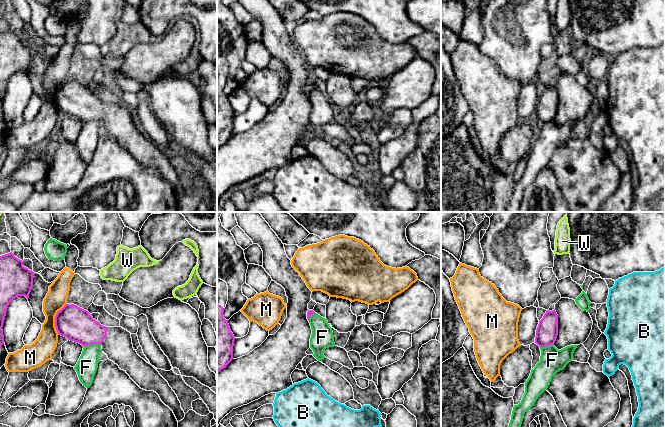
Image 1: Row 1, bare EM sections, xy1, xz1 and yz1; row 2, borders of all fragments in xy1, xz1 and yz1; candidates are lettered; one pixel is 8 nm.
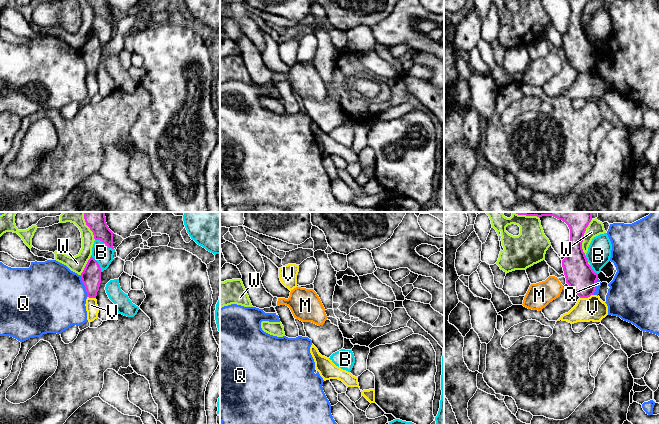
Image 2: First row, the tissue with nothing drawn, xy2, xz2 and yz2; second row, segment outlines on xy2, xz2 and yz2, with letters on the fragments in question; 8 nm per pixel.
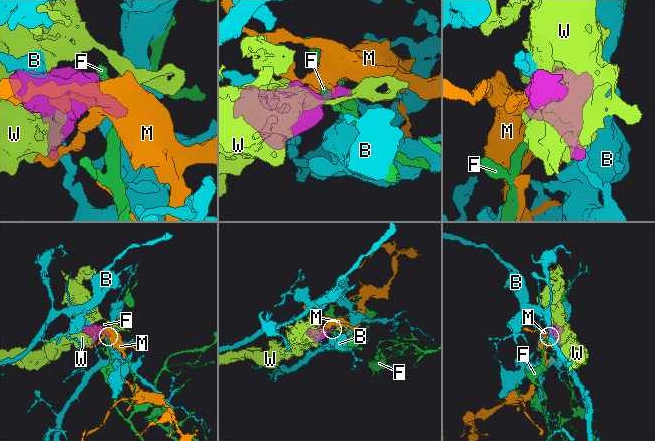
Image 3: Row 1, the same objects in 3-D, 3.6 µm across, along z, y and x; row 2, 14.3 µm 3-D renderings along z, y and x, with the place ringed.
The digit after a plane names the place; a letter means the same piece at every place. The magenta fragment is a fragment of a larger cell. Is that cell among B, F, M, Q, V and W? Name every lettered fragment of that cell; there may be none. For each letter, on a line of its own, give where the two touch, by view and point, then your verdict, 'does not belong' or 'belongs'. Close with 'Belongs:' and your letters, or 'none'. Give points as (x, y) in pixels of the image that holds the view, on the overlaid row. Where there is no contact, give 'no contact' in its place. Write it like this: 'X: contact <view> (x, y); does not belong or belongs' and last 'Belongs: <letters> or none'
B: contact xy2 (104, 242); does not belong
F: contact xy1 (92, 343); does not belong
M: contact xy1 (55, 318); does not belong
Q: contact xy2 (84, 285); does not belong
V: contact yz2 (586, 297); does not belong
W: contact yz2 (583, 236); does not belong
Belongs: none

